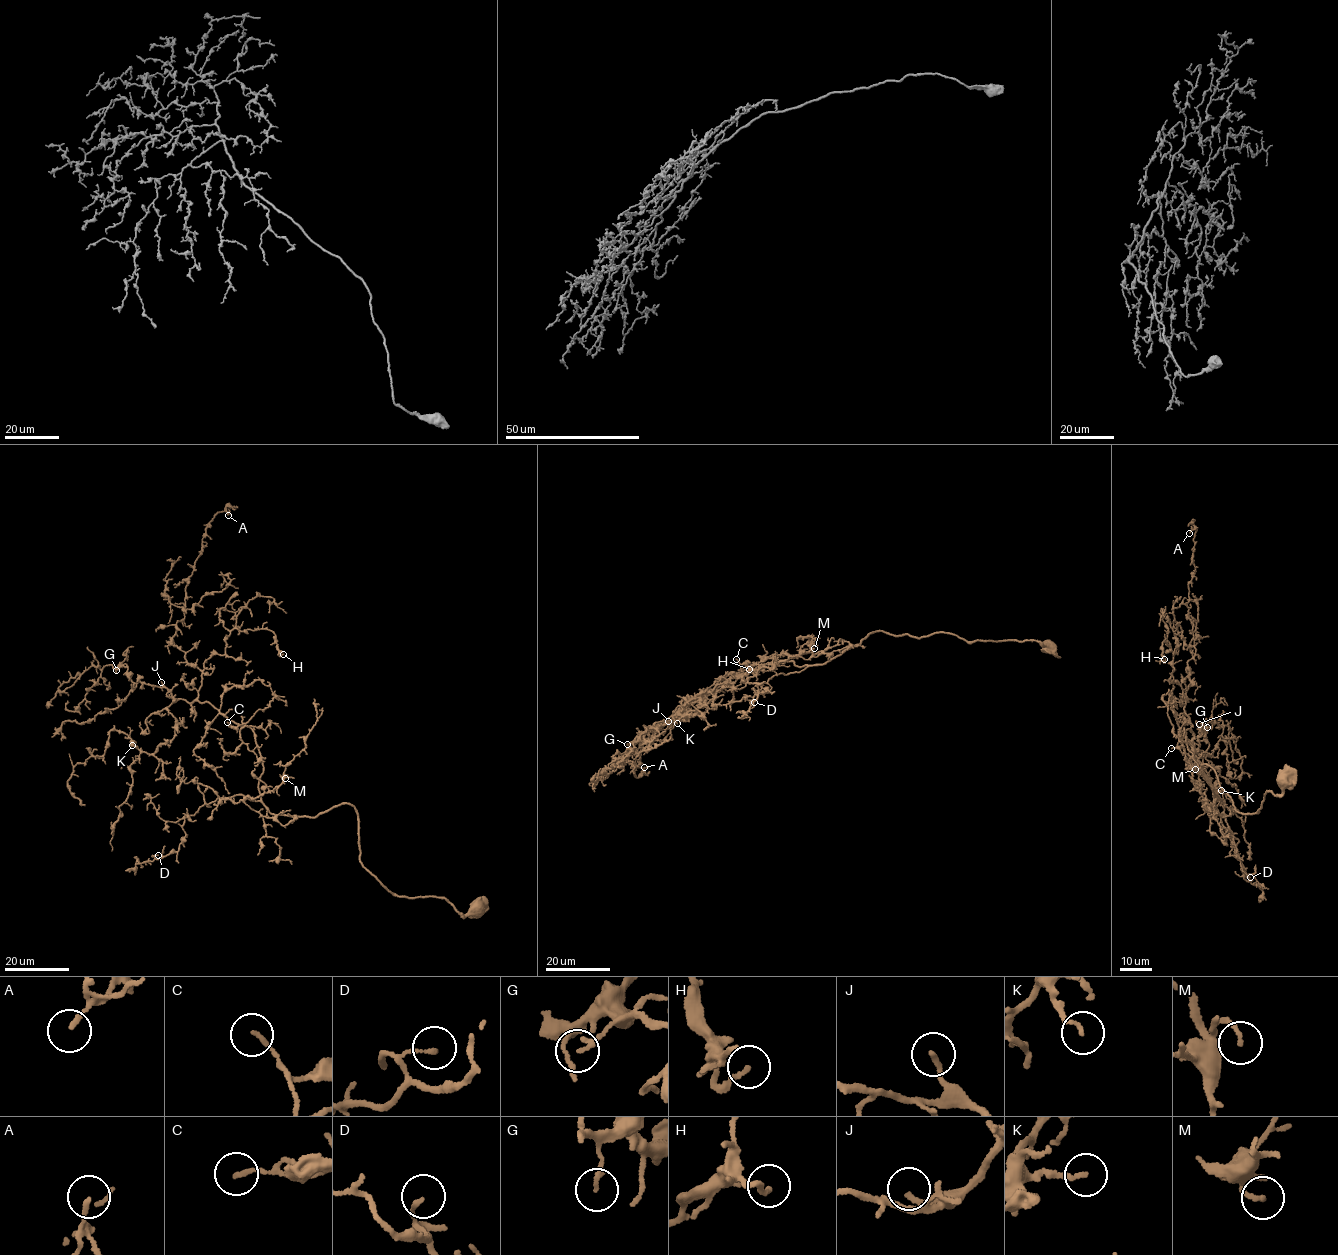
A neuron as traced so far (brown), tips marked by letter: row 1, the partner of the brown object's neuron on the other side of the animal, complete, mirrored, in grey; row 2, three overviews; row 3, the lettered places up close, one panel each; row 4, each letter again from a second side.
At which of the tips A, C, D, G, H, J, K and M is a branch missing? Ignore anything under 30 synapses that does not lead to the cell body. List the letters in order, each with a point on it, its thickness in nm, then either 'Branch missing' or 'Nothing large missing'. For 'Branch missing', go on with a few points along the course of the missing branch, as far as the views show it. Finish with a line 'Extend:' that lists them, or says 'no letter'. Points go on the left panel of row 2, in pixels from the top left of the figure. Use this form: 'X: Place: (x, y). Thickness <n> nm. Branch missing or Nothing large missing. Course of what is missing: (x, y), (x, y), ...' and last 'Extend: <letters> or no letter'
A: Place: (228, 515). Thickness 140 nm. Nothing large missing
C: Place: (227, 722). Thickness 130 nm. Nothing large missing
D: Place: (158, 855). Thickness 140 nm. Nothing large missing
G: Place: (116, 670). Thickness 170 nm. Nothing large missing
H: Place: (283, 654). Thickness 140 nm. Nothing large missing
J: Place: (161, 682). Thickness 170 nm. Branch missing. Course of what is missing: (161, 682), (154, 676), (148, 657), (151, 647), (142, 643), (147, 626), (124, 631), (103, 649)
K: Place: (132, 745). Thickness 160 nm. Nothing large missing
M: Place: (285, 778). Thickness 150 nm. Nothing large missing
Extend: J

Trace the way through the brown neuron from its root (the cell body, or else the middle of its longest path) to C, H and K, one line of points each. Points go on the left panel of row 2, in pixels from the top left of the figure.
C: (477, 907), (387, 891), (360, 861), (353, 805), (270, 812), (254, 732), (234, 710), (242, 725), (227, 722)
H: (477, 907), (387, 891), (353, 805), (268, 810), (254, 732), (197, 697), (234, 628), (283, 654)
K: (477, 907), (387, 891), (353, 805), (270, 812), (254, 732), (206, 701), (175, 698), (174, 737), (132, 745)

